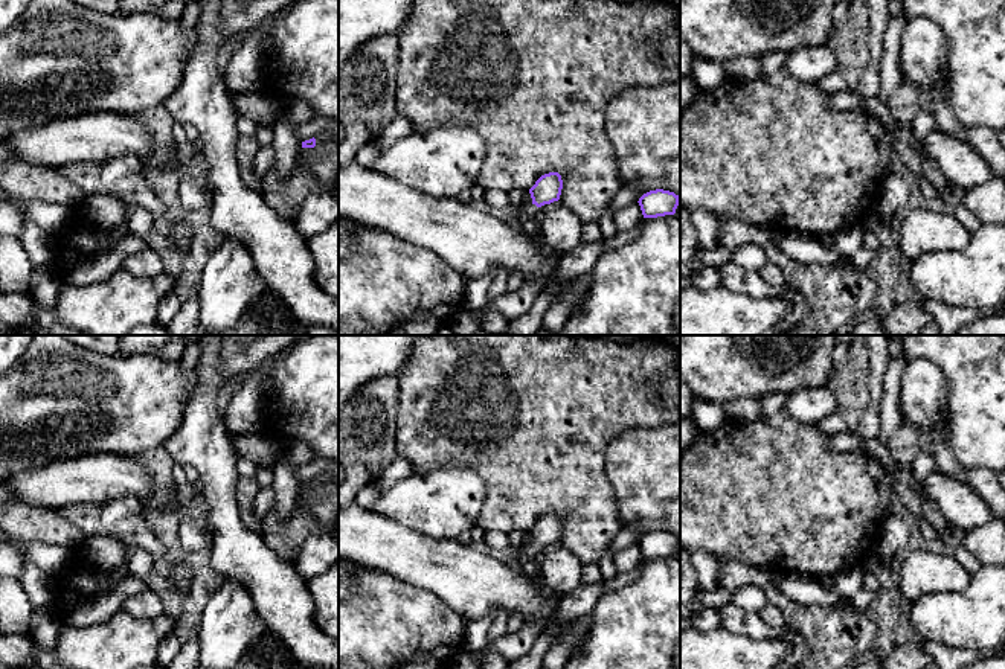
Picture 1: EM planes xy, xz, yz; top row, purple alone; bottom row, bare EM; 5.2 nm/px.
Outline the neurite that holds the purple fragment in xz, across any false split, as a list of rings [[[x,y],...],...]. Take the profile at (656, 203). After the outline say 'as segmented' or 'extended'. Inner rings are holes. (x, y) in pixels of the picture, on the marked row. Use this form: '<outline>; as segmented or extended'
[[[656,189],[644,194],[639,198],[639,206],[644,218],[657,218],[665,215],[674,215],[679,206],[680,197],[674,192]]]; as segmented

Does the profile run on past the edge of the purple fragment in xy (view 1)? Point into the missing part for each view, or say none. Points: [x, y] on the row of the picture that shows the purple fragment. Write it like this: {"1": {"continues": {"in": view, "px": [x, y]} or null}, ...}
{"1": {"continues": null}}

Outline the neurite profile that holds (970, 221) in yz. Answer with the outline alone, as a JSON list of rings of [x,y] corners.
[[[961,203],[956,210],[955,210],[955,216],[959,218],[959,221],[962,222],[962,226],[970,232],[970,235],[974,235],[979,232],[979,229],[984,226],[979,218],[971,213],[964,203]]]

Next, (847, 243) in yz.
[[[852,226],[848,230],[825,233],[819,238],[830,236],[831,244],[828,250],[843,258],[852,259],[856,251],[863,247],[863,233],[865,233],[865,226]]]

